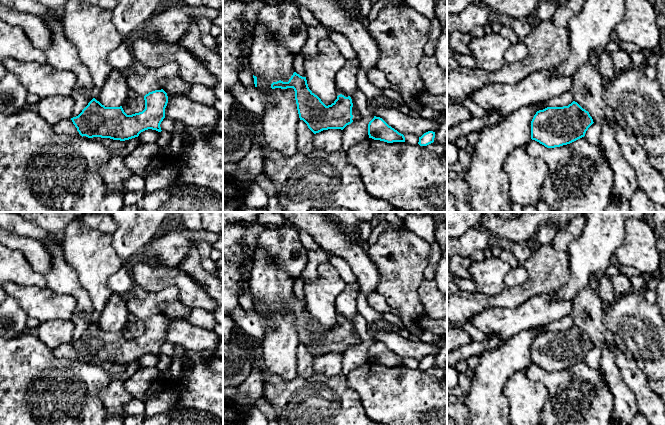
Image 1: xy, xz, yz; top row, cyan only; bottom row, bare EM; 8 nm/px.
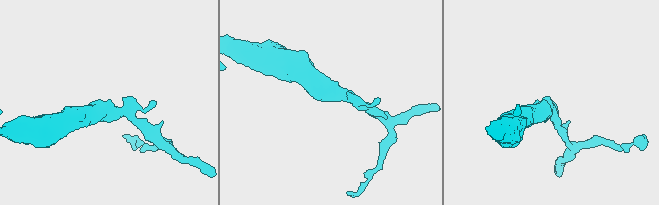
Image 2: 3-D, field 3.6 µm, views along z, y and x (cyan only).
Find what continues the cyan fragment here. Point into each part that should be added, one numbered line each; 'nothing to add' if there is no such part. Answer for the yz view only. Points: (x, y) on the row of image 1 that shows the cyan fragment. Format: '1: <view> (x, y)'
nothing to add

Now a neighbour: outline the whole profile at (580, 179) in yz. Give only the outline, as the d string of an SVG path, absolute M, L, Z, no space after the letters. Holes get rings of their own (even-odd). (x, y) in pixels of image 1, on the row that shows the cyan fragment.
M582 137L570 144L547 148L535 140L525 146L528 154L542 159L549 169L549 175L541 188L541 201L556 212L604 212L613 193L613 170L603 150Z

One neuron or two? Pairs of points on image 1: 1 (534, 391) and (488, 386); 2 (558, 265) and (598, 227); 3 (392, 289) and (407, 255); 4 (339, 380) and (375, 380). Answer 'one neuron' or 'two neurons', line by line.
1: two neurons
2: two neurons
3: one neuron
4: two neurons

